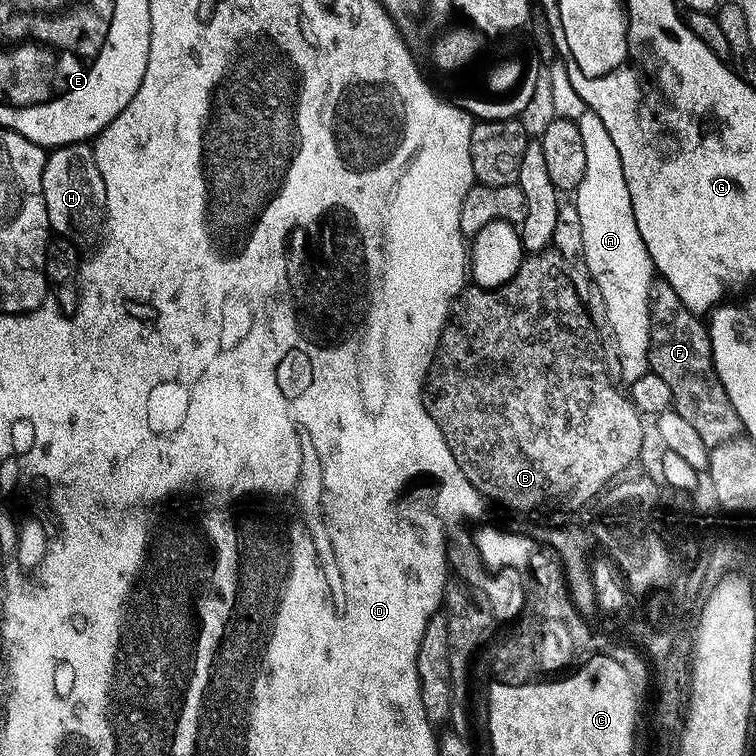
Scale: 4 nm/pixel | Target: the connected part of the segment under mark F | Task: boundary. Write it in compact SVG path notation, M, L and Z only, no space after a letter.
M662 278L652 286L650 297L652 310L652 347L650 349L650 368L666 380L672 390L671 407L681 420L690 422L694 430L710 446L735 440L741 435L740 419L724 383L720 381L720 373L713 364L714 340L704 329L699 315L691 312L678 298L674 286L667 284Z

